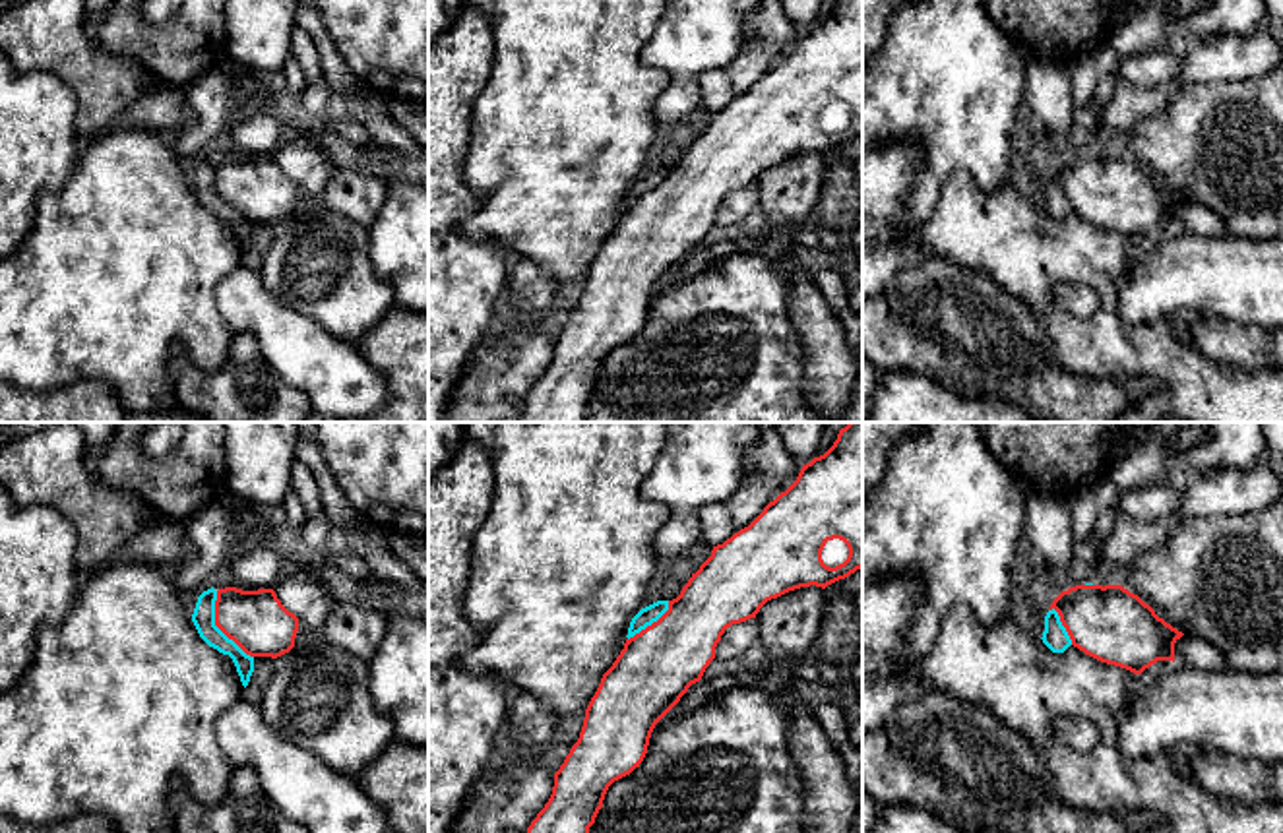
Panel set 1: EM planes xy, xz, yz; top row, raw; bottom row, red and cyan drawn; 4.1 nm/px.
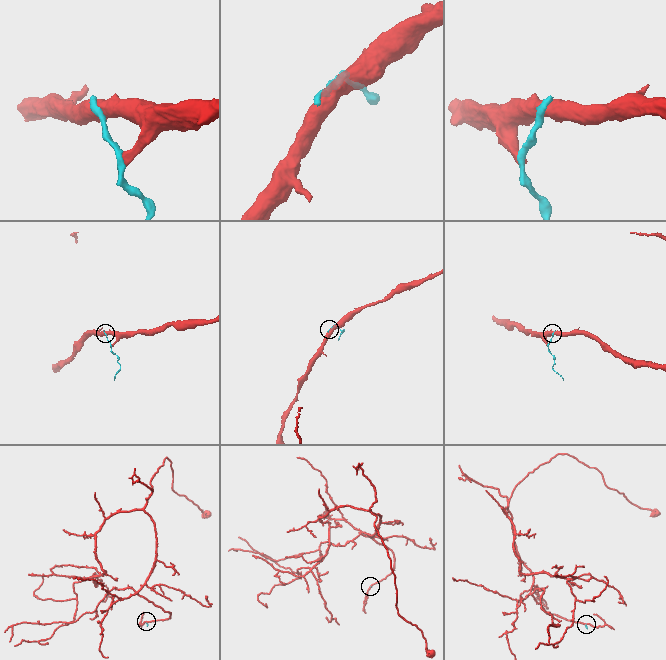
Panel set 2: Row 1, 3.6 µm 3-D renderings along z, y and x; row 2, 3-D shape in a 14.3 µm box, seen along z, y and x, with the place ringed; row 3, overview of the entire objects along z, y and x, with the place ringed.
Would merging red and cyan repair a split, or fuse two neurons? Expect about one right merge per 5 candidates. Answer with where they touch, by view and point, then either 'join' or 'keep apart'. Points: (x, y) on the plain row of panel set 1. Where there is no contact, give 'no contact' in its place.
xy (218, 192) | keep apart

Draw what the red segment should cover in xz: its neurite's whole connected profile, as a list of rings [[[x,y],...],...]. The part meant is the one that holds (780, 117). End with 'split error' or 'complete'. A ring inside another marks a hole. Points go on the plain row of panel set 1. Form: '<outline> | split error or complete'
[[[837,0],[837,6],[833,8],[833,12],[824,21],[814,23],[810,29],[802,31],[797,46],[785,58],[781,58],[773,68],[769,68],[764,74],[764,77],[748,93],[735,99],[723,110],[713,112],[711,122],[700,132],[696,139],[692,139],[688,149],[682,153],[680,161],[669,167],[669,176],[657,188],[653,188],[634,203],[626,205],[624,215],[620,217],[612,232],[603,240],[601,250],[585,275],[585,285],[583,285],[579,304],[572,312],[560,335],[554,339],[552,360],[545,370],[545,374],[537,380],[537,384],[527,393],[525,409],[517,422],[585,422],[589,393],[595,389],[595,384],[603,374],[603,366],[609,353],[614,347],[630,341],[636,333],[640,333],[640,329],[647,320],[649,304],[655,291],[680,267],[680,263],[688,258],[692,250],[702,246],[705,234],[715,225],[715,213],[721,207],[721,201],[725,200],[725,196],[731,194],[733,190],[740,190],[750,184],[756,184],[760,174],[771,165],[777,165],[789,157],[810,153],[810,151],[826,155],[828,151],[849,143],[861,134],[862,134],[862,0]]] | split error

